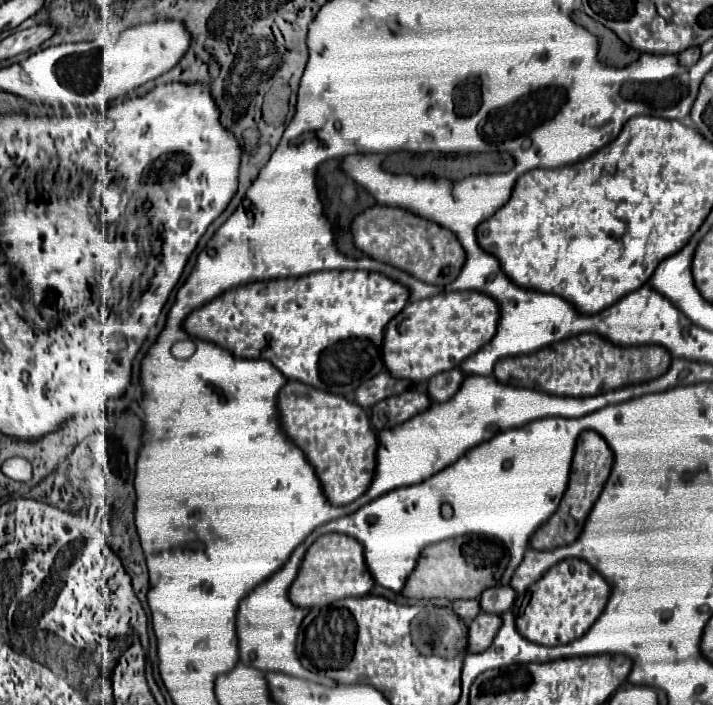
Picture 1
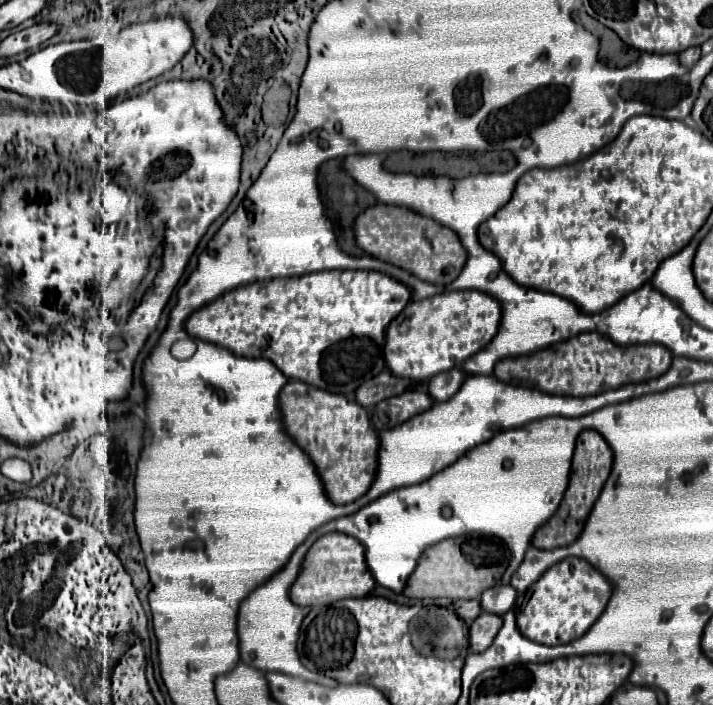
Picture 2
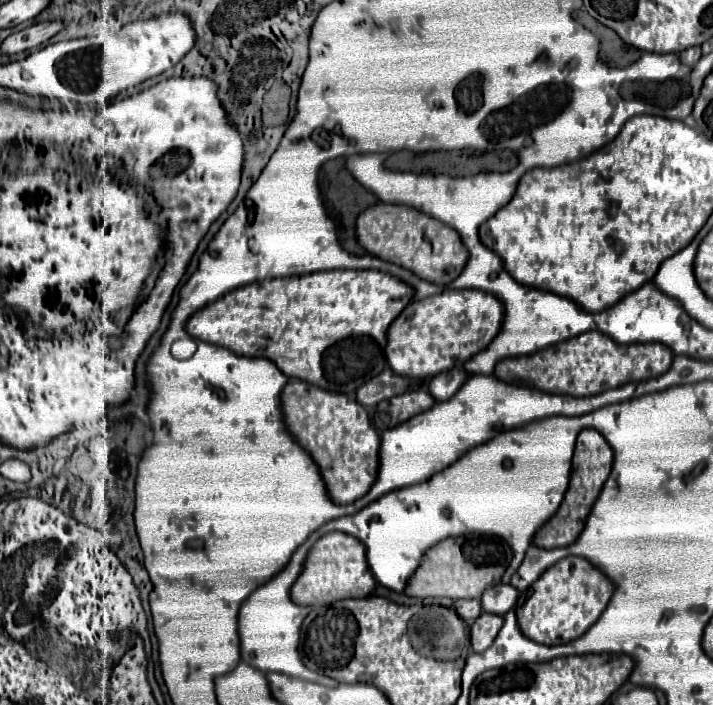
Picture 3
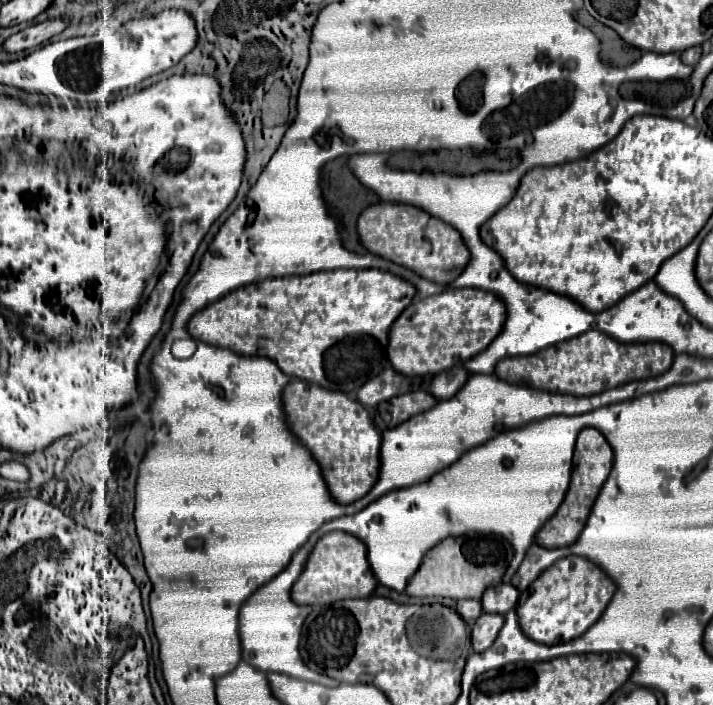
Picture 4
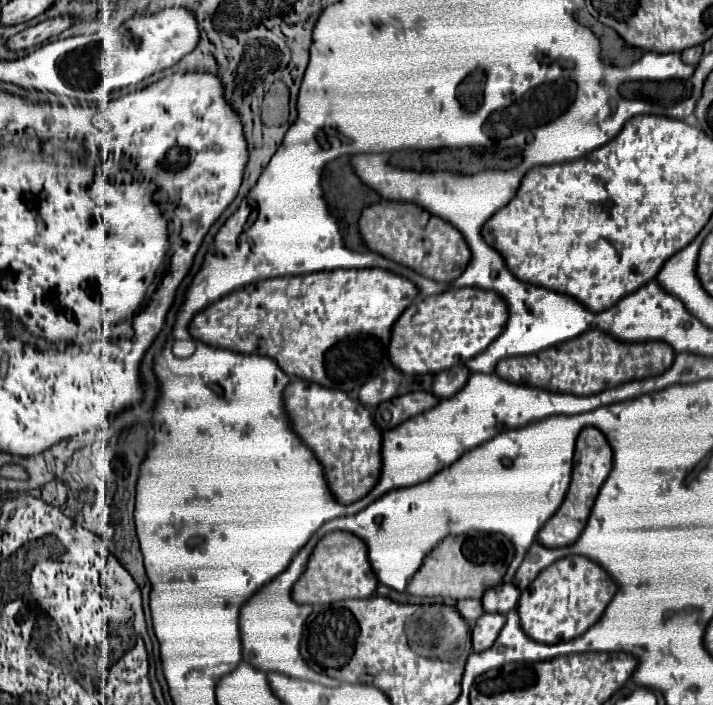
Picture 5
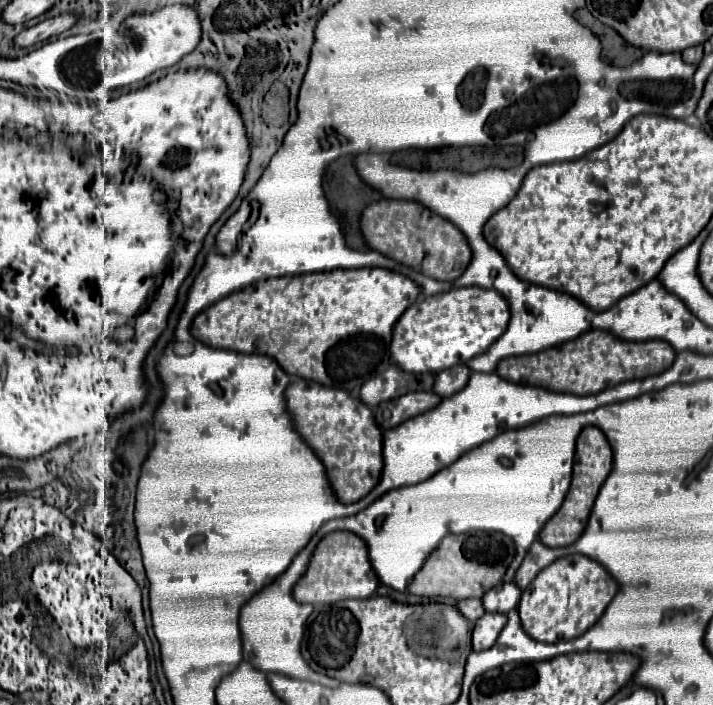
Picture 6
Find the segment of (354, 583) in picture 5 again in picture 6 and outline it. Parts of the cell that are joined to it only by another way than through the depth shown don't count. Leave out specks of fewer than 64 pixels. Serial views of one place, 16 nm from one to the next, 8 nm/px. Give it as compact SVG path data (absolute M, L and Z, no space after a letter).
M336 530L326 534L312 552L310 564L296 582L292 596L300 604L332 604L346 598L368 598L376 592L378 580L368 560L368 548L356 534Z

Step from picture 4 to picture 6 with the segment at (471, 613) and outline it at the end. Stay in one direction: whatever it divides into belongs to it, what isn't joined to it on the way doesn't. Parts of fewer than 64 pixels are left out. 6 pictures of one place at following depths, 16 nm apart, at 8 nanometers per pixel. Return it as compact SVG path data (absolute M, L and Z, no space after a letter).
M468 598L468 600L460 600L458 602L458 612L470 620L470 622L476 622L482 614L484 614L484 606L482 606L482 600L478 598Z

